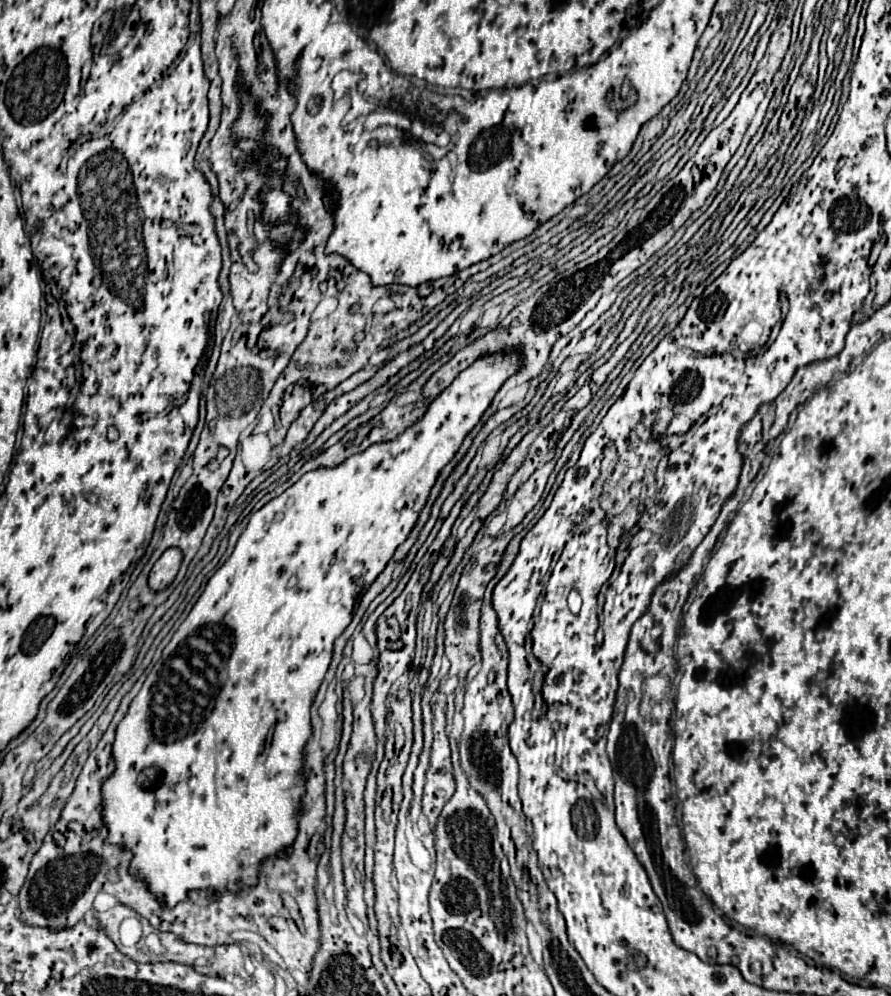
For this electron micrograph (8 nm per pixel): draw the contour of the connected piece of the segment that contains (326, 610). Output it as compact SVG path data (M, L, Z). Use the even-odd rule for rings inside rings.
M490 355L478 359L474 365L470 365L466 371L462 371L454 383L428 407L426 415L408 427L402 435L388 443L376 443L368 447L366 451L348 457L342 465L332 467L332 469L316 469L306 475L292 487L288 487L282 495L266 503L260 511L256 511L244 533L240 535L232 555L224 561L224 565L210 577L206 583L204 593L184 619L184 623L178 627L170 643L164 647L162 657L158 663L152 667L150 675L146 677L140 693L134 697L126 717L120 721L116 729L116 741L112 747L114 761L116 761L116 771L104 781L102 785L102 797L104 797L104 821L108 825L108 843L120 843L122 847L128 847L134 851L134 861L130 865L132 873L140 873L148 885L150 891L160 895L168 907L174 907L176 903L186 899L186 891L190 889L206 889L212 887L216 889L214 897L220 895L224 889L238 891L240 887L246 885L256 885L256 873L260 867L260 861L264 857L270 857L278 853L284 845L290 845L296 837L296 821L294 809L298 807L298 801L304 793L304 781L302 781L302 747L312 735L310 727L310 705L312 697L316 695L326 669L332 659L332 645L334 639L346 629L346 625L352 619L354 603L360 597L362 589L368 587L378 573L386 567L388 559L392 557L394 549L408 537L410 529L414 527L426 499L430 493L430 487L434 485L440 469L454 457L458 451L462 439L470 433L470 429L480 421L482 413L488 409L492 403L492 397L500 389L500 385L518 369L518 355ZM198 679L206 679L208 685L208 695L198 691L198 685L192 685ZM148 767L158 767L162 771L162 781L158 787L154 787L154 793L144 793L144 789L138 785L138 777L144 769Z

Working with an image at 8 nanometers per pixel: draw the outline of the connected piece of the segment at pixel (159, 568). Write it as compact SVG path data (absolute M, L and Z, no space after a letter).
M176 547L166 549L150 571L150 577L148 577L150 589L158 589L158 591L166 589L174 581L178 567L180 567L180 561L182 561L180 549L176 549Z

